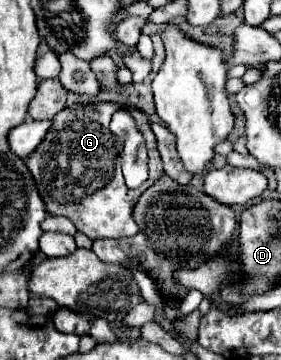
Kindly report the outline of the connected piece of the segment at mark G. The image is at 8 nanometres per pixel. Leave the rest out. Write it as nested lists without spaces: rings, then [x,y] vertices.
[[[94,102],[94,104],[74,104],[64,108],[54,120],[50,130],[46,132],[46,140],[42,146],[26,158],[26,166],[42,194],[42,202],[46,202],[46,212],[52,216],[64,216],[74,222],[78,232],[86,234],[90,240],[98,238],[124,238],[138,234],[138,224],[132,218],[132,210],[154,180],[164,172],[160,152],[156,148],[156,138],[150,128],[150,118],[138,110],[130,108],[136,116],[138,130],[146,138],[148,158],[150,158],[150,176],[144,186],[136,190],[128,190],[122,178],[120,168],[112,168],[110,164],[110,116],[118,104],[112,102]]]

